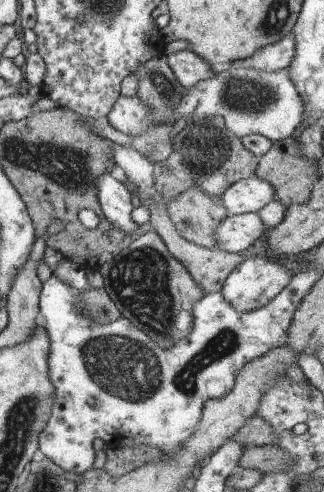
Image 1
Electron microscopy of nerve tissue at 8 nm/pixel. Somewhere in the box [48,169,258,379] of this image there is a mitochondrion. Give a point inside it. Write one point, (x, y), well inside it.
(141, 280)

